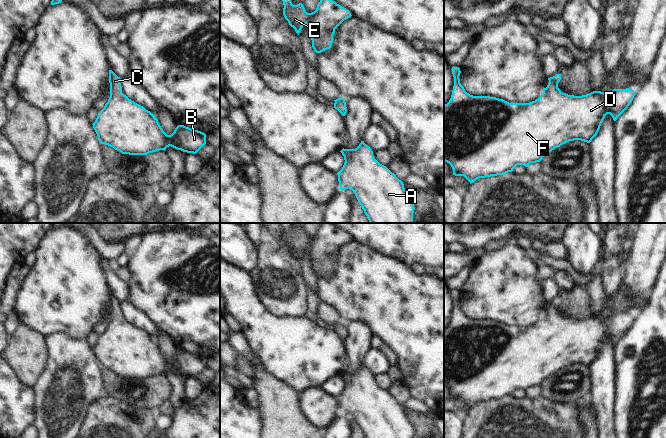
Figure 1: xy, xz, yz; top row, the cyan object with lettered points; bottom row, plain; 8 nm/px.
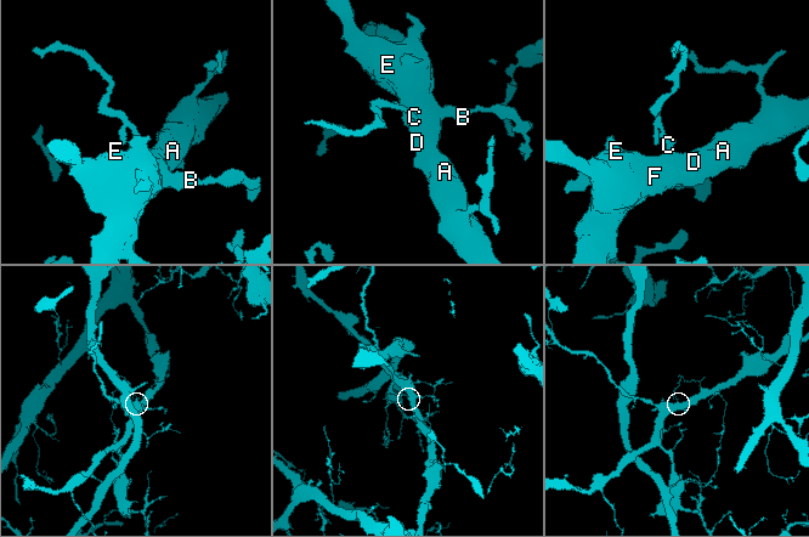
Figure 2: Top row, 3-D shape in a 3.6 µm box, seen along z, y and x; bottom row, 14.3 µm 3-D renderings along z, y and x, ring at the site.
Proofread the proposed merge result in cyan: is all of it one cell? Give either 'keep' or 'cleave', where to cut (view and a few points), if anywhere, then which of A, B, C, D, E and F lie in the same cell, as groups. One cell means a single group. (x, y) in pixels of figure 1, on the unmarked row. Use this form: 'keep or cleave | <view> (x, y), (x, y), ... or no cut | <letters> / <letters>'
keep | no cut | A B C D E F

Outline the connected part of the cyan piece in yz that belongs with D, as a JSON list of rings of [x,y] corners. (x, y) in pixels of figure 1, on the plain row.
[[[452,291],[451,294],[454,310],[449,326],[444,329],[444,385],[451,389],[453,399],[464,400],[470,408],[479,402],[512,396],[517,389],[527,391],[530,387],[540,386],[552,374],[569,365],[590,367],[597,359],[605,340],[610,338],[616,345],[635,320],[635,315],[629,312],[613,313],[607,317],[593,315],[582,320],[568,319],[558,312],[561,298],[556,298],[548,302],[547,311],[535,325],[509,327],[496,321],[470,319],[460,307],[460,292]]]

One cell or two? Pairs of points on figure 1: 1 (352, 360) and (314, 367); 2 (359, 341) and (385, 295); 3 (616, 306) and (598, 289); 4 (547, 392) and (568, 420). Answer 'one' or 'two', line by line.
1: two
2: two
3: one
4: two

